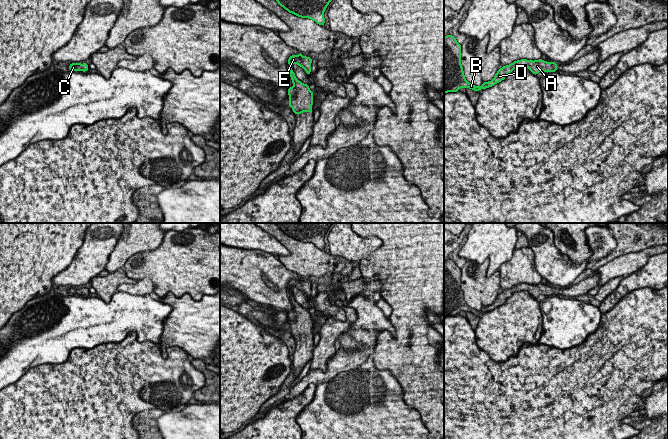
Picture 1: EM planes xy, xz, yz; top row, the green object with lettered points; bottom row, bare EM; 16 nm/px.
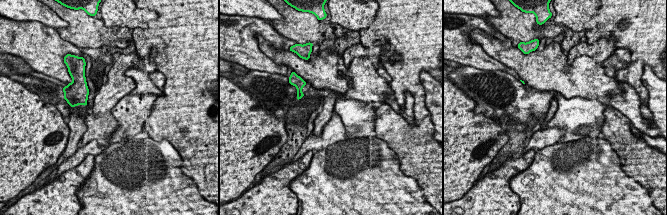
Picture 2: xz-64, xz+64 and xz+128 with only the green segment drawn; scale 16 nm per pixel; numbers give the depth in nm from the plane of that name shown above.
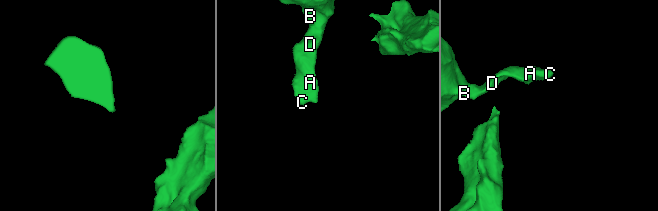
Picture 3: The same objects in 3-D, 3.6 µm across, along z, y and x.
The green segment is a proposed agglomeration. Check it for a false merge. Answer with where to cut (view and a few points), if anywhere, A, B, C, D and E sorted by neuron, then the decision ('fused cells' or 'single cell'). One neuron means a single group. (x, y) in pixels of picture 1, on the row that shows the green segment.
no cut | A B C D E | single cell

